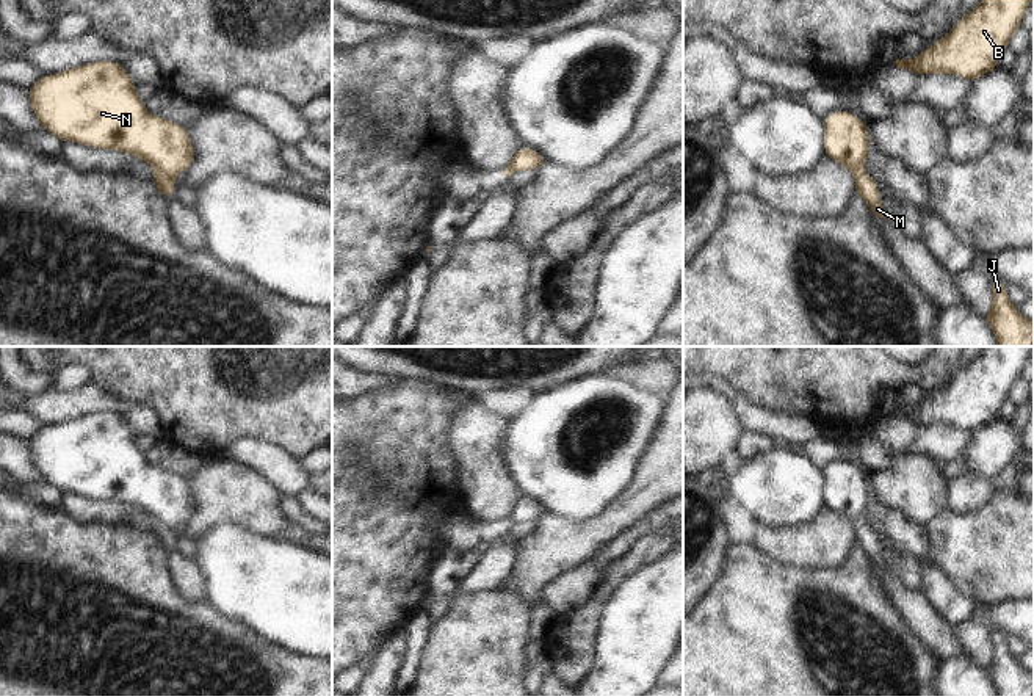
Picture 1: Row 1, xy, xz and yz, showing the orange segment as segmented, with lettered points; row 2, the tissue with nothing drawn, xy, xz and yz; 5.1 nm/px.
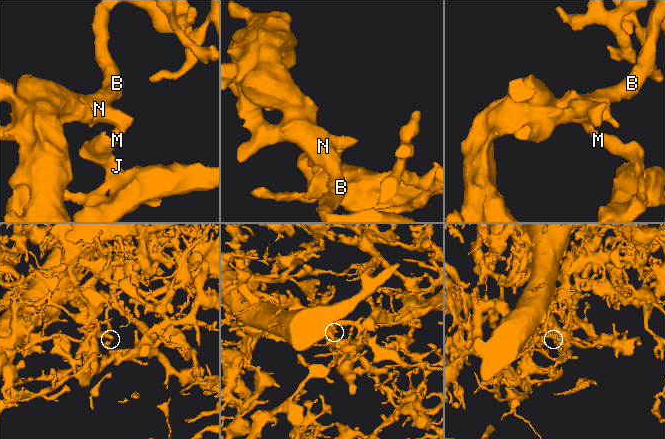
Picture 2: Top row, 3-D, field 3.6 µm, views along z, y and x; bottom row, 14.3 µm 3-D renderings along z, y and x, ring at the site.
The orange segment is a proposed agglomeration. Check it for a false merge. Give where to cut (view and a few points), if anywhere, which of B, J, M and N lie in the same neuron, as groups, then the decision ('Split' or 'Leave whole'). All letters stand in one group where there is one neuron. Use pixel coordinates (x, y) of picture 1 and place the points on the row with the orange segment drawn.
Split along xy (155, 166), (171, 181). Groups: B N / J M. Split

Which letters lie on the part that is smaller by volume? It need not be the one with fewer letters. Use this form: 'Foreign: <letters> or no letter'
Foreign: B, N

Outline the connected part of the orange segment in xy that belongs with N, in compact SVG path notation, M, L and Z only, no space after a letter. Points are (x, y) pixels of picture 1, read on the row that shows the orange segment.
M119 61L42 74L27 89L34 118L61 140L113 149L154 165L171 180L196 158L186 127L149 114Z

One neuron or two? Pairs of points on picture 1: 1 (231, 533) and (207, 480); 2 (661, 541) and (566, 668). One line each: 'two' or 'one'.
1: two
2: one

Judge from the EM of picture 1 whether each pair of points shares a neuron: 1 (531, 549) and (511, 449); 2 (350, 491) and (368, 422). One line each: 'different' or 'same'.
1: different
2: same

